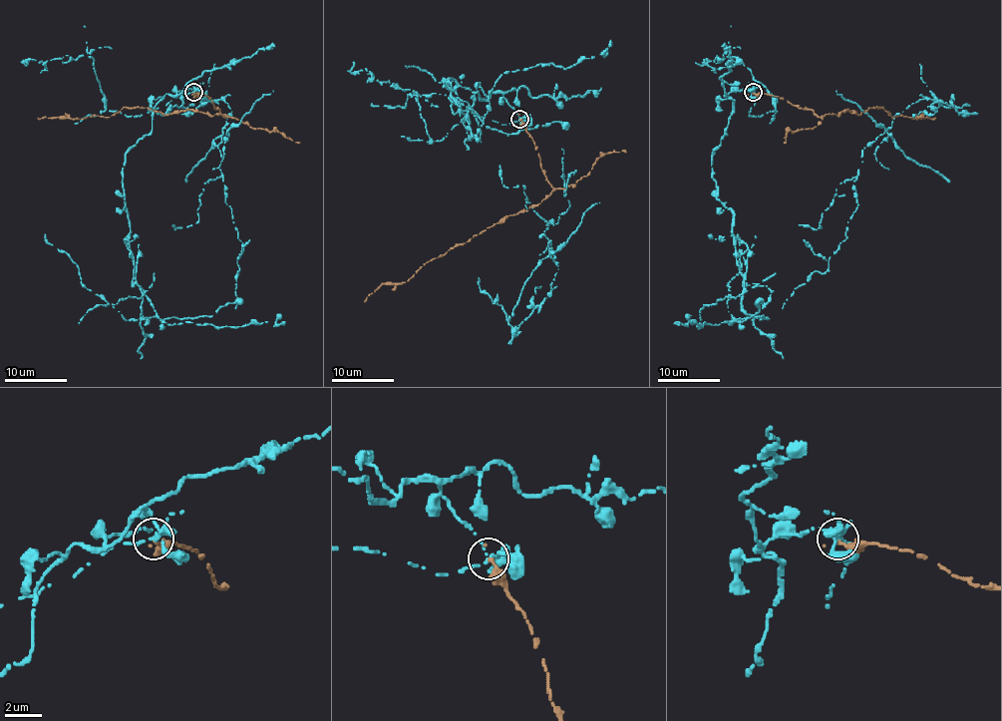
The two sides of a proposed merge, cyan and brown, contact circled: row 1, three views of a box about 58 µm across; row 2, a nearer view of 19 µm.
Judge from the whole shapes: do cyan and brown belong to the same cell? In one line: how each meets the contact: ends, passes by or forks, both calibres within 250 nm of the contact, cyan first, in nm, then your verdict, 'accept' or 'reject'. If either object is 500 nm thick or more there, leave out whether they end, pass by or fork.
cyan forks | brown ends | 240/260 nm | reject

